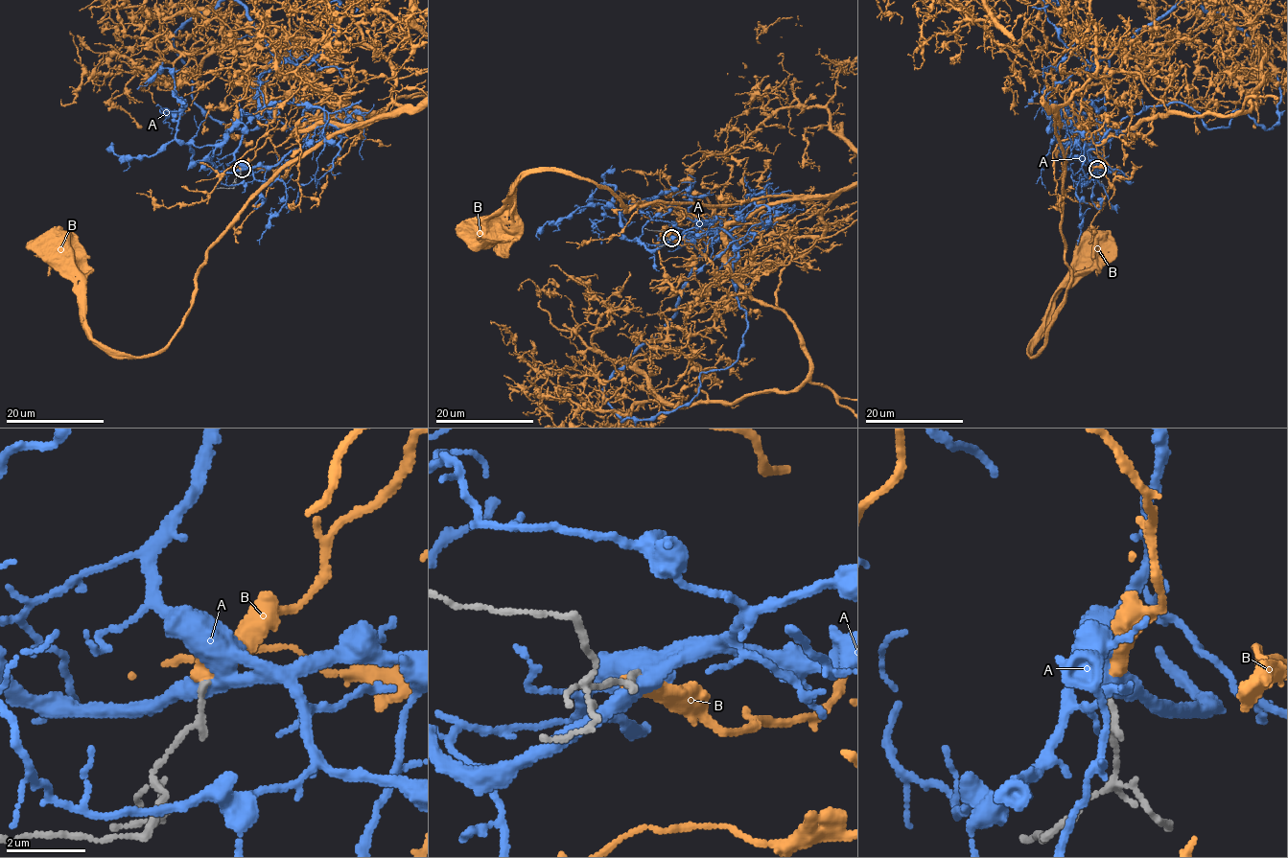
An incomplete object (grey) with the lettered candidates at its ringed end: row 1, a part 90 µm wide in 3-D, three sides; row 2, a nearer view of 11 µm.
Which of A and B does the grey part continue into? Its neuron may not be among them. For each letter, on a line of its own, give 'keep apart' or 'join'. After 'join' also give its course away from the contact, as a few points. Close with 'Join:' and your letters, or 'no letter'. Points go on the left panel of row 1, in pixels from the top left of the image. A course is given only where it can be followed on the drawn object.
A: keep apart
B: keep apart
Join: no letter

